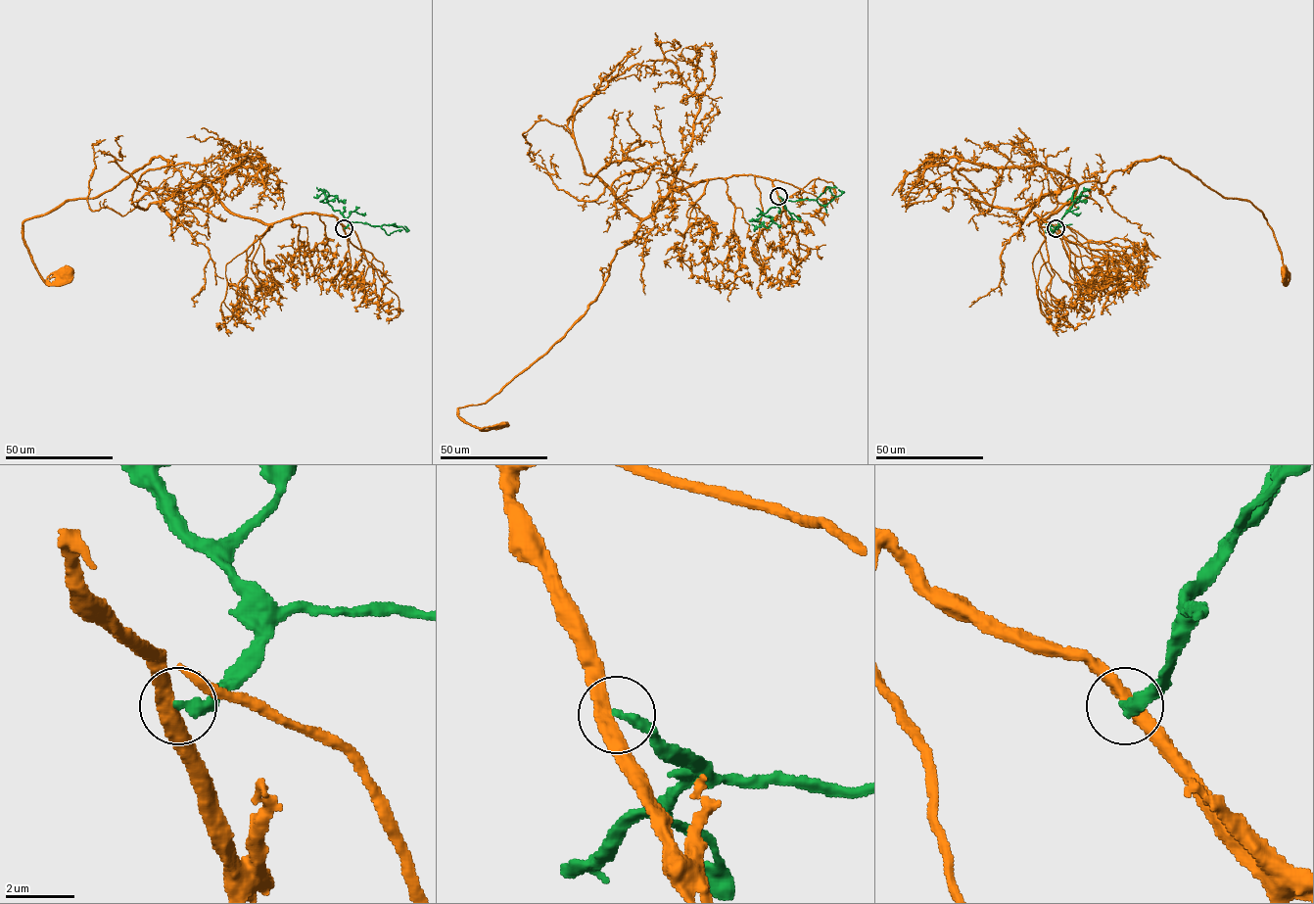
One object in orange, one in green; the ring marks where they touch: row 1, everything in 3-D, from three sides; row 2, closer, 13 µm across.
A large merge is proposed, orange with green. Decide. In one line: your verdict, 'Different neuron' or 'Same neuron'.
Different neuron

